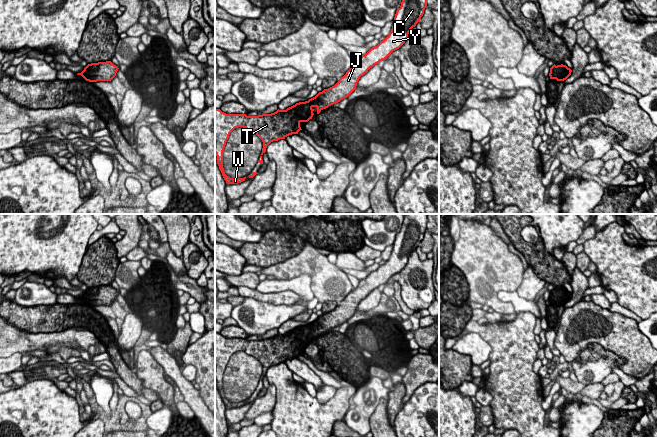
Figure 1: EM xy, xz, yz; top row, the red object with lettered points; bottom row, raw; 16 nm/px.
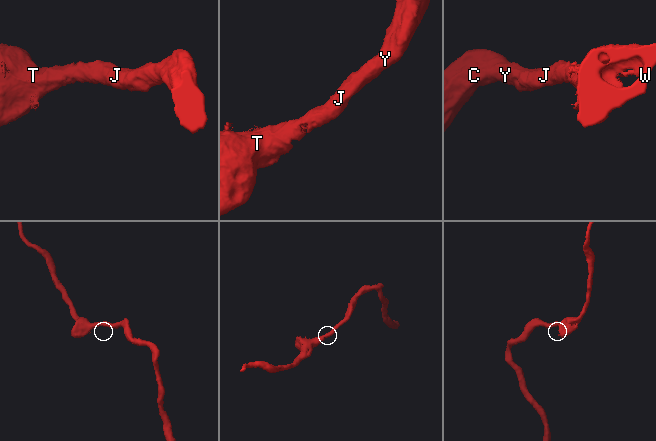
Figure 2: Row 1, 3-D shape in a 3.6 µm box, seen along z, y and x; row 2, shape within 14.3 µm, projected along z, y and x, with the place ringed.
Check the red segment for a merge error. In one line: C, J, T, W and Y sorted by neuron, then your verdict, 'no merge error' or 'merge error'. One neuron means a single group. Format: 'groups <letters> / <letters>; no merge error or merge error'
groups C J T W Y; no merge error

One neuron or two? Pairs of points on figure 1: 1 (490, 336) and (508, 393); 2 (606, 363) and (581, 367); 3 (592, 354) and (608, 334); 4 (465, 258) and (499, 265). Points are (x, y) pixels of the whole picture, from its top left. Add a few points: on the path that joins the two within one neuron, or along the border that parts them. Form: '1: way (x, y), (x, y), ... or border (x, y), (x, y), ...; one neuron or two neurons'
1: way (504, 350), (508, 354), (508, 379); one neuron
2: way (600, 363), (593, 367), (587, 367); one neuron
3: border (578, 352), (590, 344), (600, 344), (619, 357); two neurons
4: way (473, 258), (482, 258), (491, 265); one neuron

